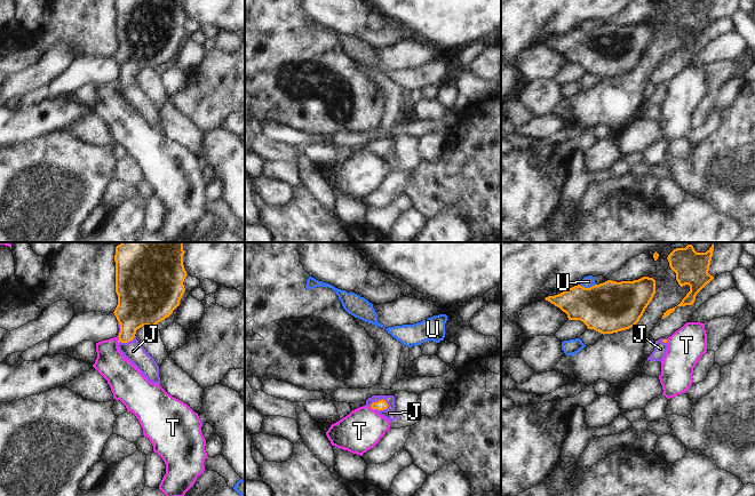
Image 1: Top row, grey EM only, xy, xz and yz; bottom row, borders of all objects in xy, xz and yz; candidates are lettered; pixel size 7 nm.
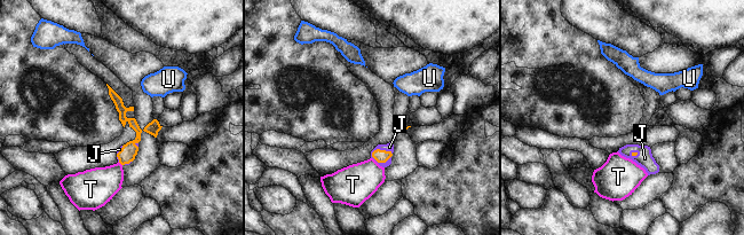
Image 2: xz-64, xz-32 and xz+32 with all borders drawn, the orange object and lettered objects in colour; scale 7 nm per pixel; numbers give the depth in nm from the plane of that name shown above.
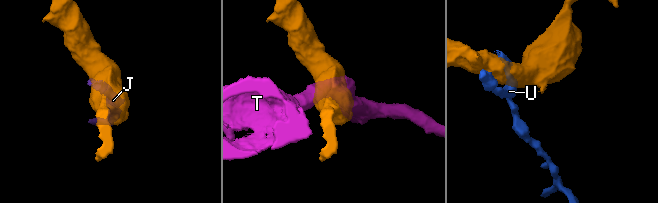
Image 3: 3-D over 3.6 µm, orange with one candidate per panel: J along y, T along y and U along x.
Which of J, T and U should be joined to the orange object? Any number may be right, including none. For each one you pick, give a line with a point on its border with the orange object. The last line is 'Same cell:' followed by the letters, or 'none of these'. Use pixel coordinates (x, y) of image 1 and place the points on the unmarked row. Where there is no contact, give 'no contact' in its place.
J: contact xy (119, 82)
Same cell: J

